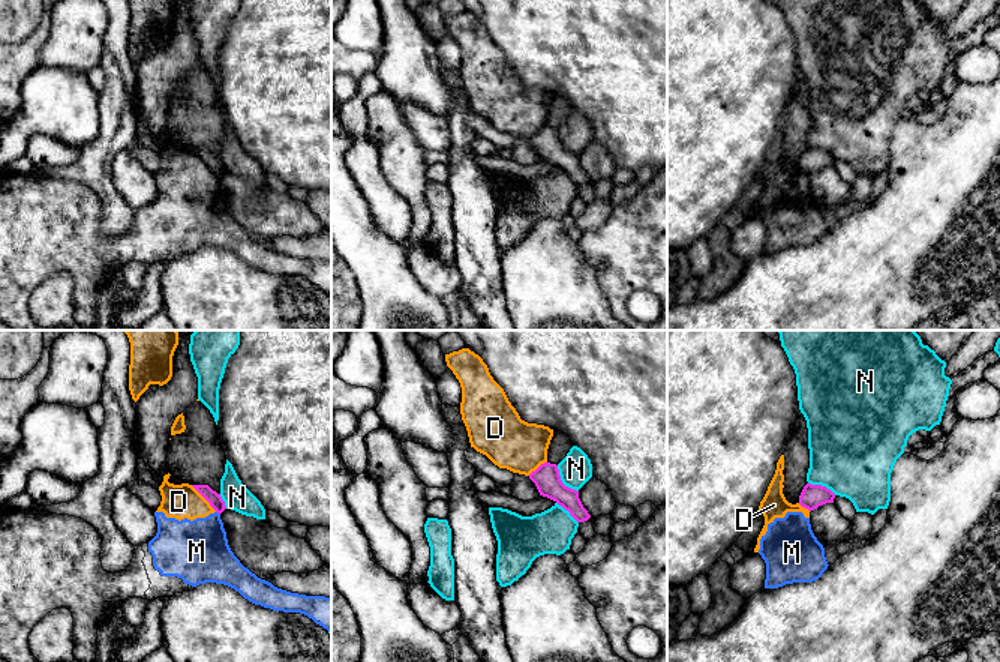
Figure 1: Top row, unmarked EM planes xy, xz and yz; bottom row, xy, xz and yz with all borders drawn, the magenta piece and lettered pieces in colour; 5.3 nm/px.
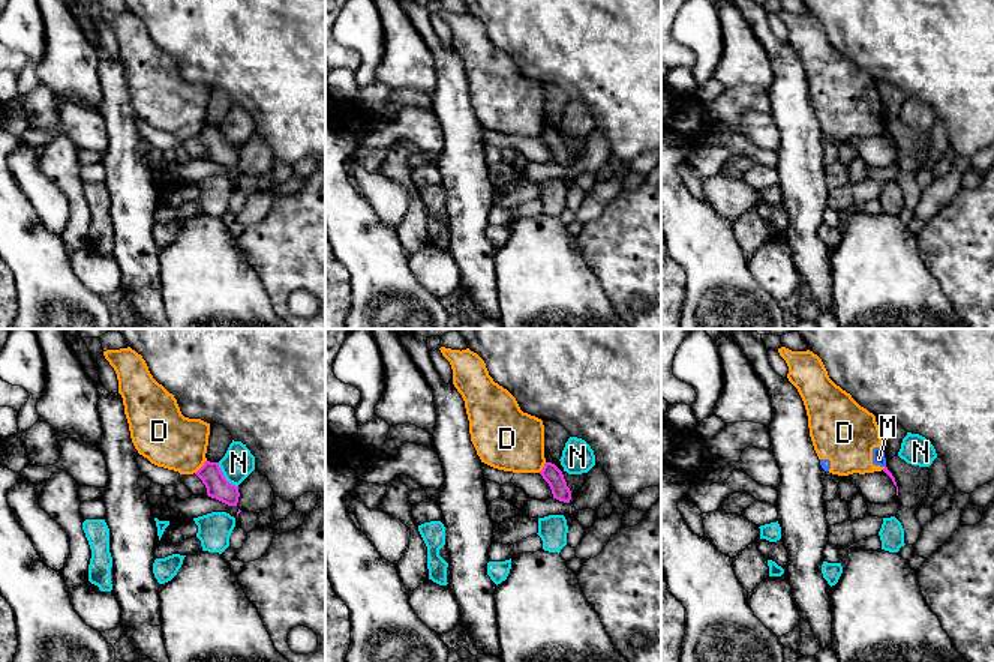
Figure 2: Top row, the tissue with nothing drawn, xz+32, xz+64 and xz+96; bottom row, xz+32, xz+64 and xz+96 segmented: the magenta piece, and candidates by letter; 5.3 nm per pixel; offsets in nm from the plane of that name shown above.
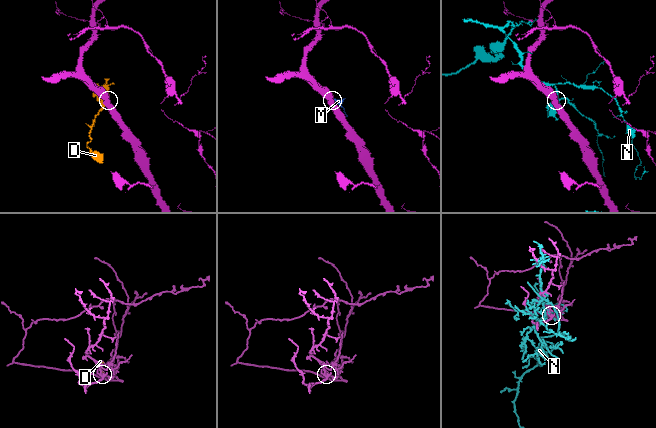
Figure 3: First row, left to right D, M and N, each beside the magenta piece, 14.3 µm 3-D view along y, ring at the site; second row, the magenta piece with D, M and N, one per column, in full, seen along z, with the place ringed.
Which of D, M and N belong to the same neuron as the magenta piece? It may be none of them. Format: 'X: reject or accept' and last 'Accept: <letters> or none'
D: reject
M: reject
N: reject
Accept: none

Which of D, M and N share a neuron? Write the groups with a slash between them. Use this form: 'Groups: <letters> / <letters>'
Groups: D M / N

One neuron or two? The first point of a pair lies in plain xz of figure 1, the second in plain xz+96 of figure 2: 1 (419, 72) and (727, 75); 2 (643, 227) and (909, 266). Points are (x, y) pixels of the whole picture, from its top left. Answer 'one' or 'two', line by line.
1: one
2: two

